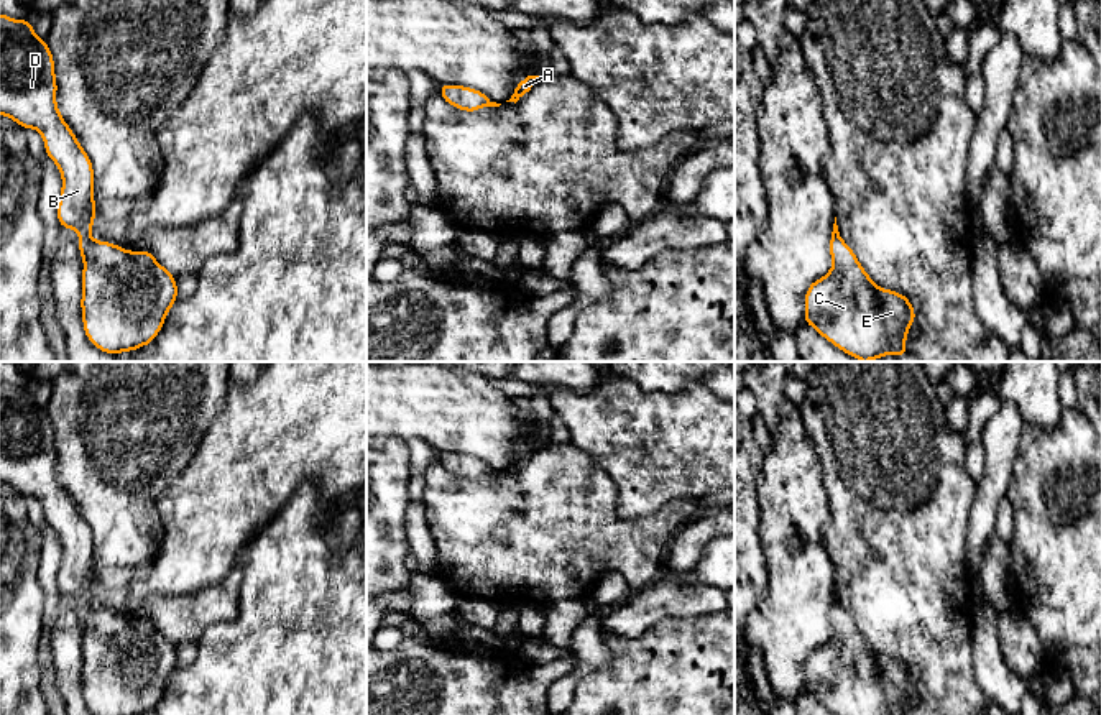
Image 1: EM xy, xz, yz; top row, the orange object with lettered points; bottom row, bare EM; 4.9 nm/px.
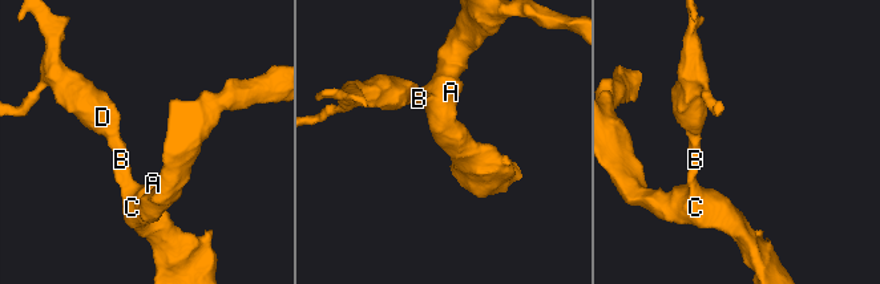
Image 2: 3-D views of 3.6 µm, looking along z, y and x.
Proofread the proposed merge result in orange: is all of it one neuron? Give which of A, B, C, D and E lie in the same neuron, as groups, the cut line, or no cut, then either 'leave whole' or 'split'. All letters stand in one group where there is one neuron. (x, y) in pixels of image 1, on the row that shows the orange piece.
A B C D E | no cut | leave whole

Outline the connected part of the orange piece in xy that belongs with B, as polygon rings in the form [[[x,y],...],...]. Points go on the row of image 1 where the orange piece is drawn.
[[[0,13],[0,115],[20,127],[36,128],[62,176],[58,220],[61,227],[79,232],[82,271],[82,322],[87,339],[102,352],[118,355],[135,352],[154,340],[166,314],[177,299],[176,278],[163,268],[151,251],[128,251],[110,242],[94,240],[89,230],[95,219],[94,169],[89,155],[62,120],[56,105],[54,61],[49,46],[33,31],[30,20],[13,20]]]

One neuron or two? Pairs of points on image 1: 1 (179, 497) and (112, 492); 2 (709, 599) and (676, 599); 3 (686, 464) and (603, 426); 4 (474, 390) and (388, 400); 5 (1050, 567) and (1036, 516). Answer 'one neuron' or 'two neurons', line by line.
1: two neurons
2: one neuron
3: one neuron
4: one neuron
5: one neuron

